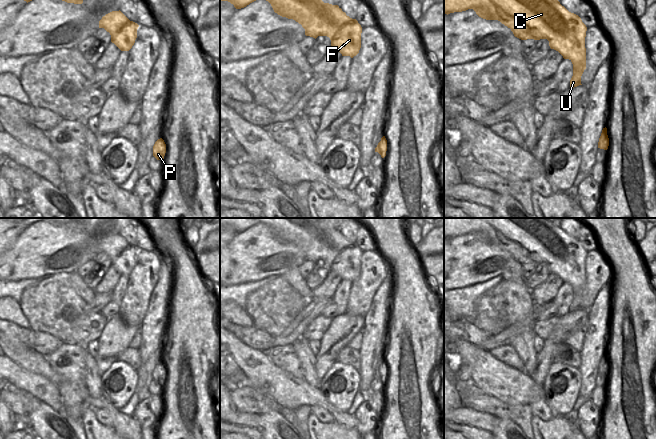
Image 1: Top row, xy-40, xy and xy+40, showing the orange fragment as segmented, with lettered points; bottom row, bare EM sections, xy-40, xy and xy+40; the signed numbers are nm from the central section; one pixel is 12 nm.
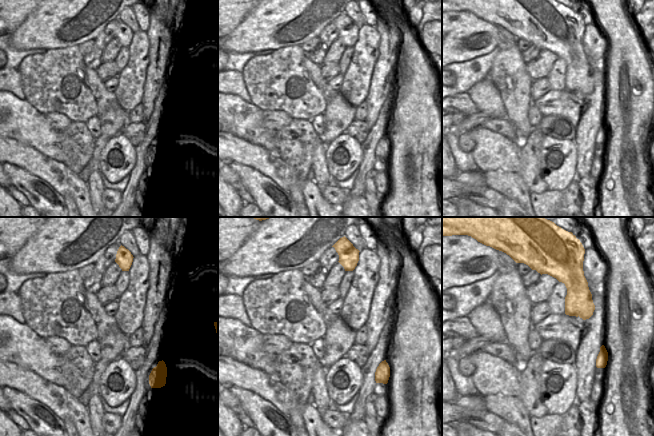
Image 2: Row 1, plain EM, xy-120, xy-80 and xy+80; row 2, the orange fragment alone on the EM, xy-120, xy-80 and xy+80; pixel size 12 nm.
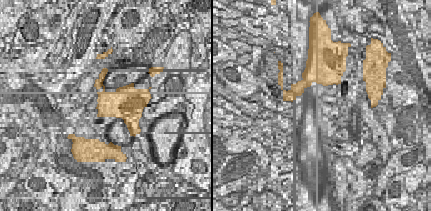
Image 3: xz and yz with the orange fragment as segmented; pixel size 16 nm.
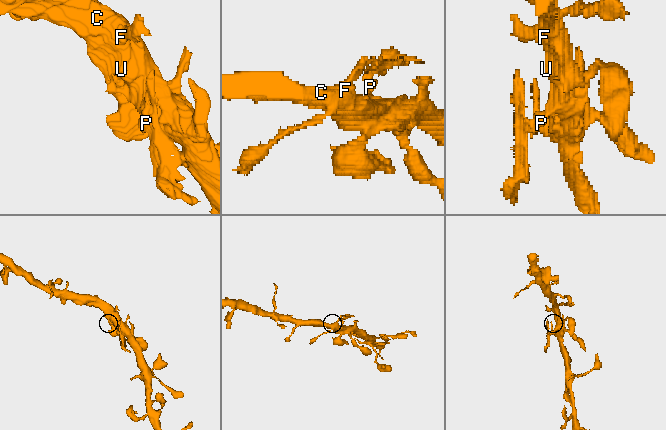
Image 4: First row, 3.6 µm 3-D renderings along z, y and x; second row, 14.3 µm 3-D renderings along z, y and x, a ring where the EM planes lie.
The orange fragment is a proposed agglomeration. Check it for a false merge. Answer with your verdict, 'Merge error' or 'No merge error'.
Merge error

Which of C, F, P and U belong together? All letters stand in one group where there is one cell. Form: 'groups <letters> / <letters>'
groups C F U / P

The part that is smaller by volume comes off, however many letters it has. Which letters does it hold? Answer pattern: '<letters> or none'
P

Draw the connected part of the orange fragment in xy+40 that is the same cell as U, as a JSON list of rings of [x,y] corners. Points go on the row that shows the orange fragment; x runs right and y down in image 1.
[[[444,0],[444,13],[473,9],[486,20],[498,20],[521,39],[547,39],[551,49],[573,64],[570,88],[581,84],[586,69],[587,27],[558,0]]]

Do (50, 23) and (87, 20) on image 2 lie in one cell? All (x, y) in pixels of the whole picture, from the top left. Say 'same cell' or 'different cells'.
same cell

